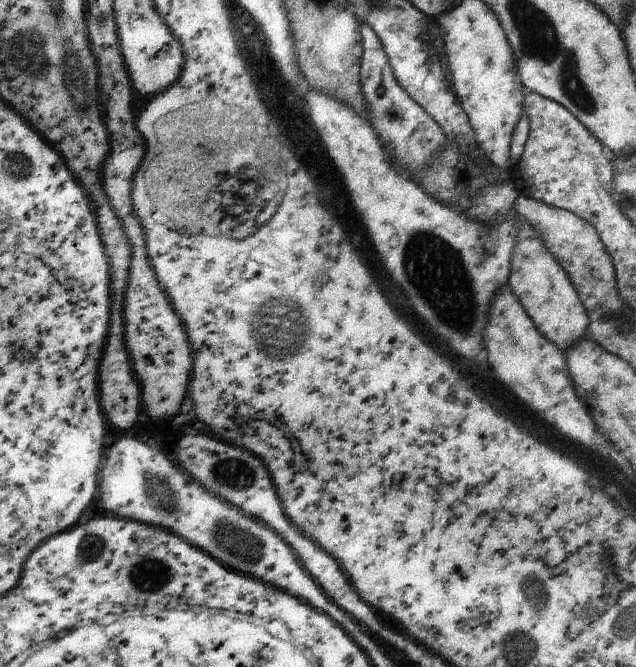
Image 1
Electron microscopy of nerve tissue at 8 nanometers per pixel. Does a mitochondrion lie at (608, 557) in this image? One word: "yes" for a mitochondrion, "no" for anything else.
no

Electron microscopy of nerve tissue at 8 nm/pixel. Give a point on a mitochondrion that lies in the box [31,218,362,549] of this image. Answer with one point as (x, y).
(267, 328)

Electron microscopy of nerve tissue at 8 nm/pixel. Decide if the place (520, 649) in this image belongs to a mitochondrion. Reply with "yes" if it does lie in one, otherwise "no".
yes

